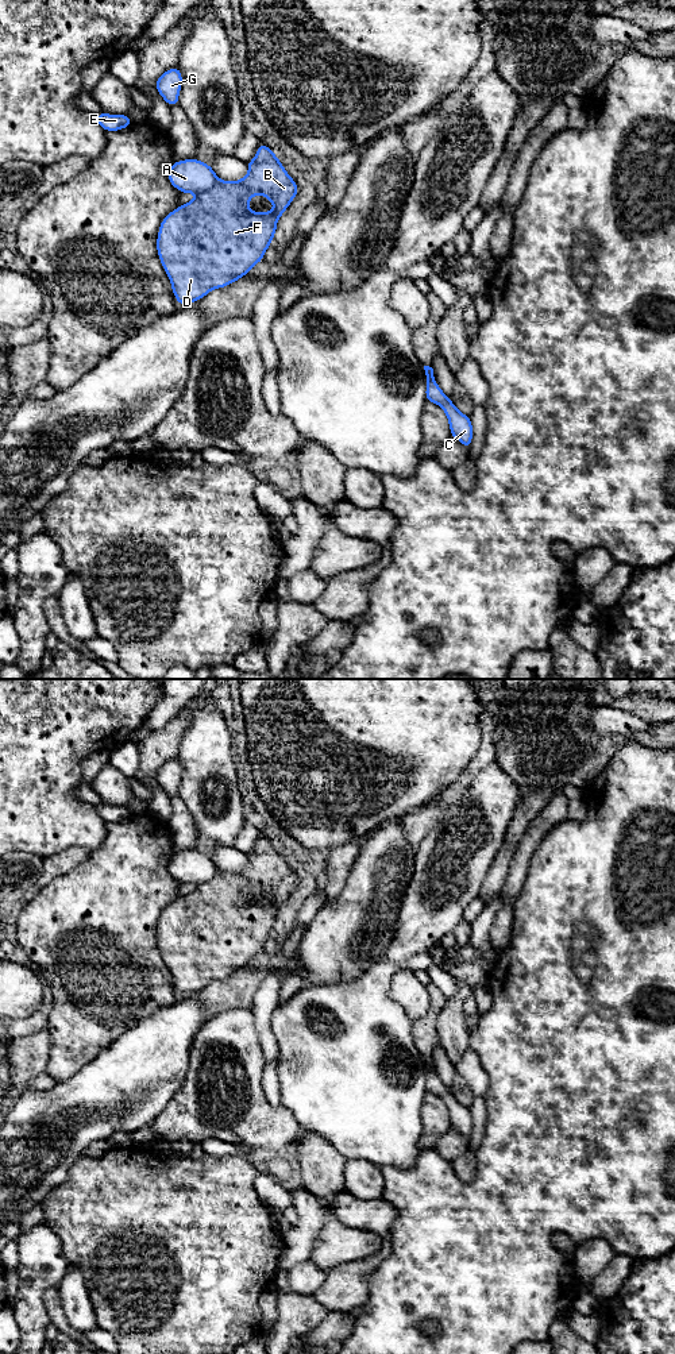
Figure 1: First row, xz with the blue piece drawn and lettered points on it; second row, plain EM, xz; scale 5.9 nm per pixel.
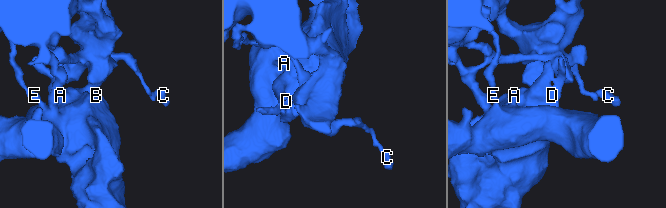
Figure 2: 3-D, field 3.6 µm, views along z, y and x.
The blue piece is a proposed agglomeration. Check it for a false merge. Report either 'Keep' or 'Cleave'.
Keep

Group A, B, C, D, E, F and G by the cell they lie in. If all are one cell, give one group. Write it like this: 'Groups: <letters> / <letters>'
Groups: A B C D E F G

